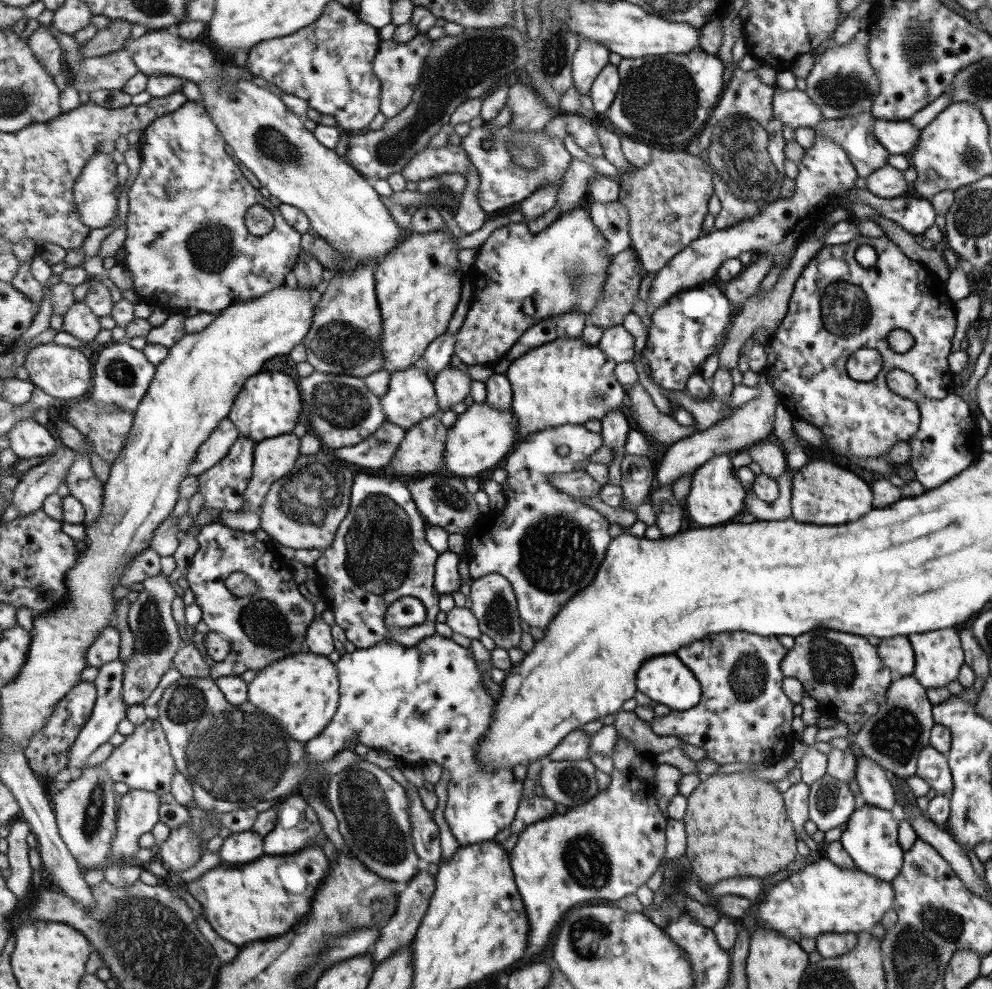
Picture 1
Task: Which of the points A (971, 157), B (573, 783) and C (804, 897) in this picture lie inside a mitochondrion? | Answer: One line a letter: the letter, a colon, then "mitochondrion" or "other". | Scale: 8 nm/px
A: mitochondrion
B: mitochondrion
C: other

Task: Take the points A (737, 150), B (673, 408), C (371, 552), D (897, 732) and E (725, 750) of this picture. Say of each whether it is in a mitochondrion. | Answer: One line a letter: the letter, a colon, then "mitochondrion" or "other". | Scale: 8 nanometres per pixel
A: mitochondrion
B: other
C: mitochondrion
D: mitochondrion
E: other

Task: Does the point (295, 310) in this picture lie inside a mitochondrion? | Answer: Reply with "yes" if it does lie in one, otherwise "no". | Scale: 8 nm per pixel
no

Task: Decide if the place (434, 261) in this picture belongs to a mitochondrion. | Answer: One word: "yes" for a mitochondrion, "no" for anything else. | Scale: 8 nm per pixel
no

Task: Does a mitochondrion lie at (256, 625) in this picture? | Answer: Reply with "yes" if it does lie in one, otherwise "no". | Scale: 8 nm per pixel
yes

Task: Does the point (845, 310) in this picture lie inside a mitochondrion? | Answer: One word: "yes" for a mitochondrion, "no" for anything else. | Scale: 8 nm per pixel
yes

